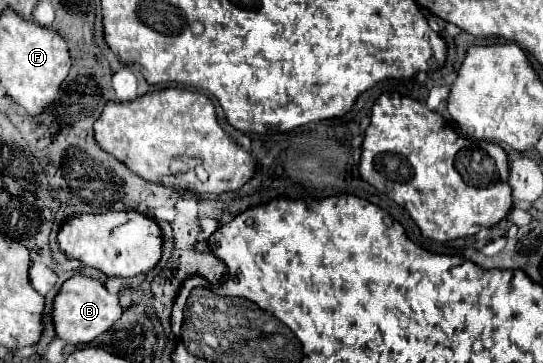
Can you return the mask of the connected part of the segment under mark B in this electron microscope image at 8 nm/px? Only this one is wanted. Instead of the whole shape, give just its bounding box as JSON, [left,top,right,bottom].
[53,274,123,344]

